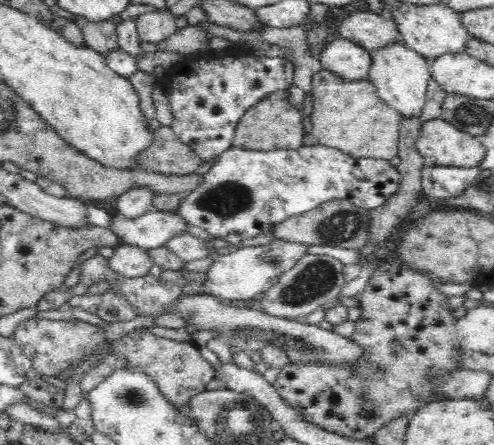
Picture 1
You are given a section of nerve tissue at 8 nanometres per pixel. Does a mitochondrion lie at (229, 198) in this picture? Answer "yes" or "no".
yes

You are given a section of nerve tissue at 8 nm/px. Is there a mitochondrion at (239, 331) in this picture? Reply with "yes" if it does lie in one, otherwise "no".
no

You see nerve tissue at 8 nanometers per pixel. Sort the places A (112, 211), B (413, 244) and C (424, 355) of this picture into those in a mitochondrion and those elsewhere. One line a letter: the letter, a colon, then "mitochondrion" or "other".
A: other
B: mitochondrion
C: other

